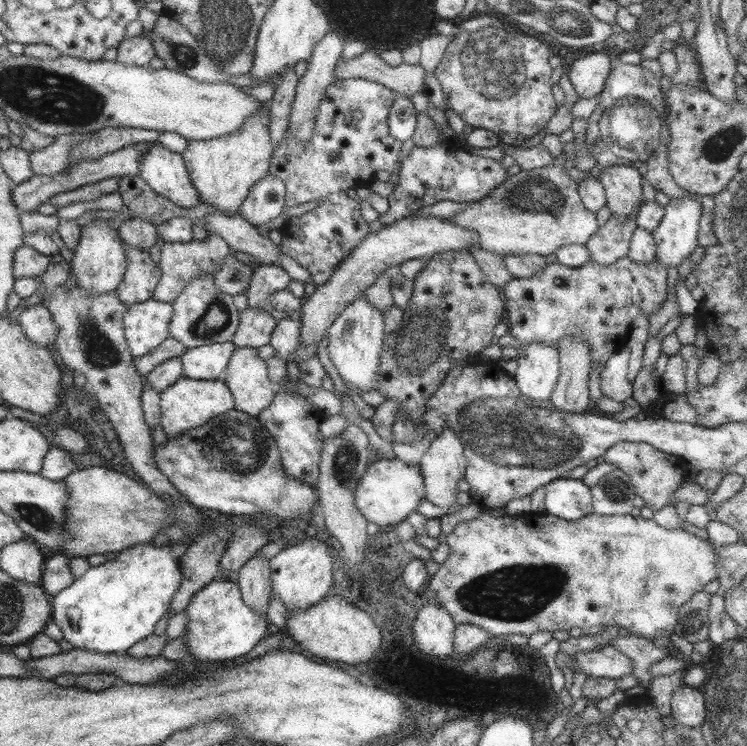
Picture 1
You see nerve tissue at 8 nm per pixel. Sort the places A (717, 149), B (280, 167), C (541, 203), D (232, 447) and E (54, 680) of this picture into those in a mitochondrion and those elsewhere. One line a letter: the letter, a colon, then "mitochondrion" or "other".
A: mitochondrion
B: other
C: mitochondrion
D: mitochondrion
E: other

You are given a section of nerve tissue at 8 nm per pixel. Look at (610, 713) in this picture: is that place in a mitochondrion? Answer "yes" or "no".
no

